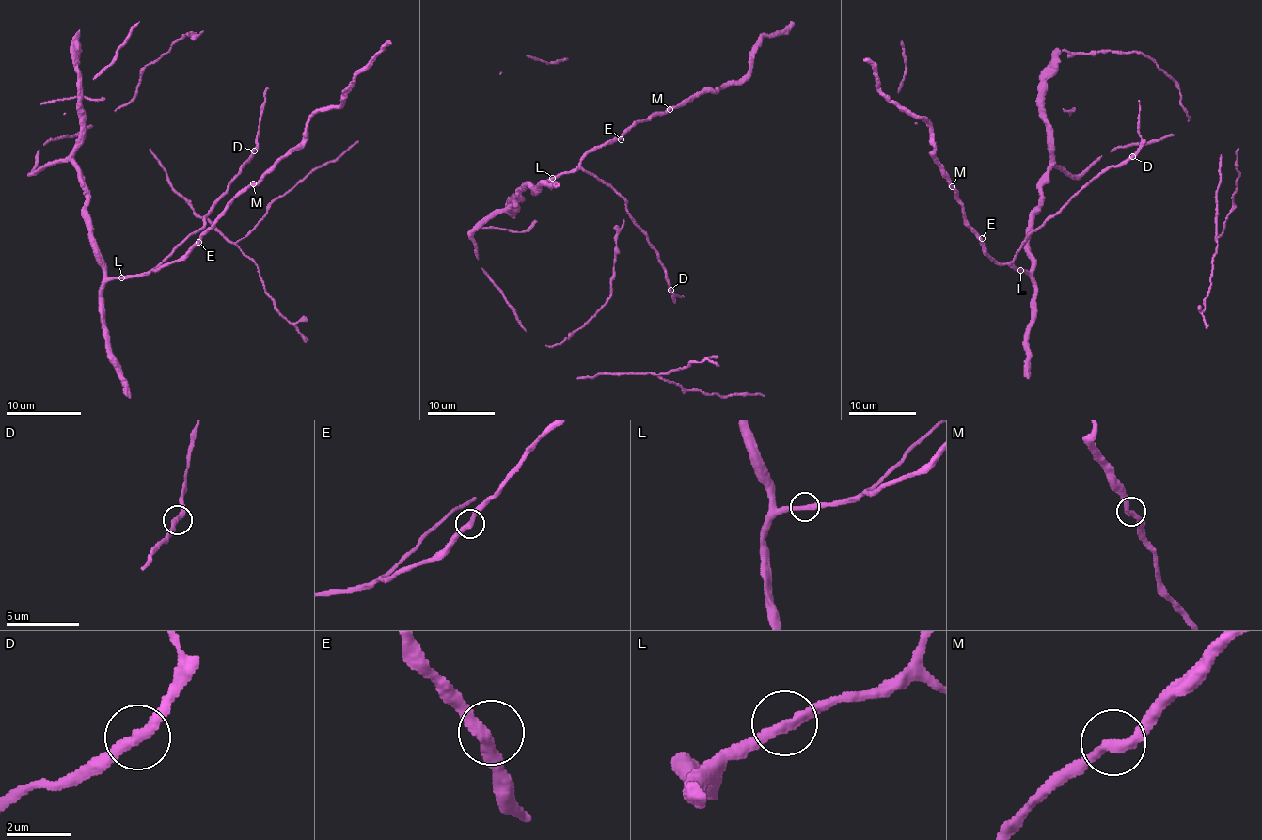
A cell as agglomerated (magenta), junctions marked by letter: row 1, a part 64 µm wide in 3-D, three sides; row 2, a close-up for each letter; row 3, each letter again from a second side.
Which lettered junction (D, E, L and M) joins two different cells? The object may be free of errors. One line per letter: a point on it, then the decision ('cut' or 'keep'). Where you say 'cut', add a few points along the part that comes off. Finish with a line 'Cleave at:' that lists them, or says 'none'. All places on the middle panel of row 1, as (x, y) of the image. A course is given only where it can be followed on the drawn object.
D: (670, 290) | keep
E: (621, 139) | keep
L: (552, 178) | keep
M: (670, 109) | keep
Cleave at: none

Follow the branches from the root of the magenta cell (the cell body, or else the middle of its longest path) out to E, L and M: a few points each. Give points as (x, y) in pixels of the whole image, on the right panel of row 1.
E: (1052, 167), (1040, 188), (1039, 210), (1033, 214), (1029, 270), (999, 263), (986, 252), (982, 238)
L: (1052, 167), (1040, 188), (1039, 210), (1033, 214), (1029, 240), (1033, 267), (1020, 270)
M: (1052, 167), (1040, 188), (1039, 210), (1033, 214), (1029, 270), (999, 263), (985, 250), (952, 186)

